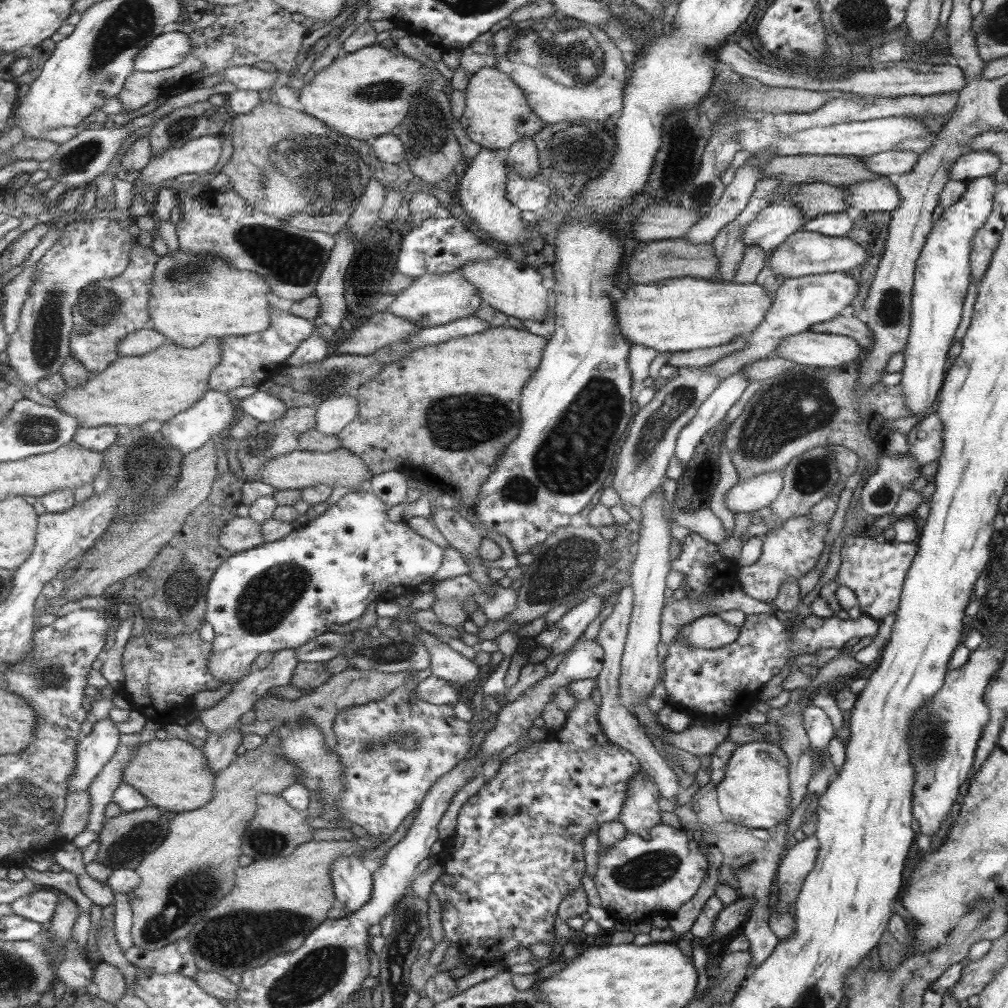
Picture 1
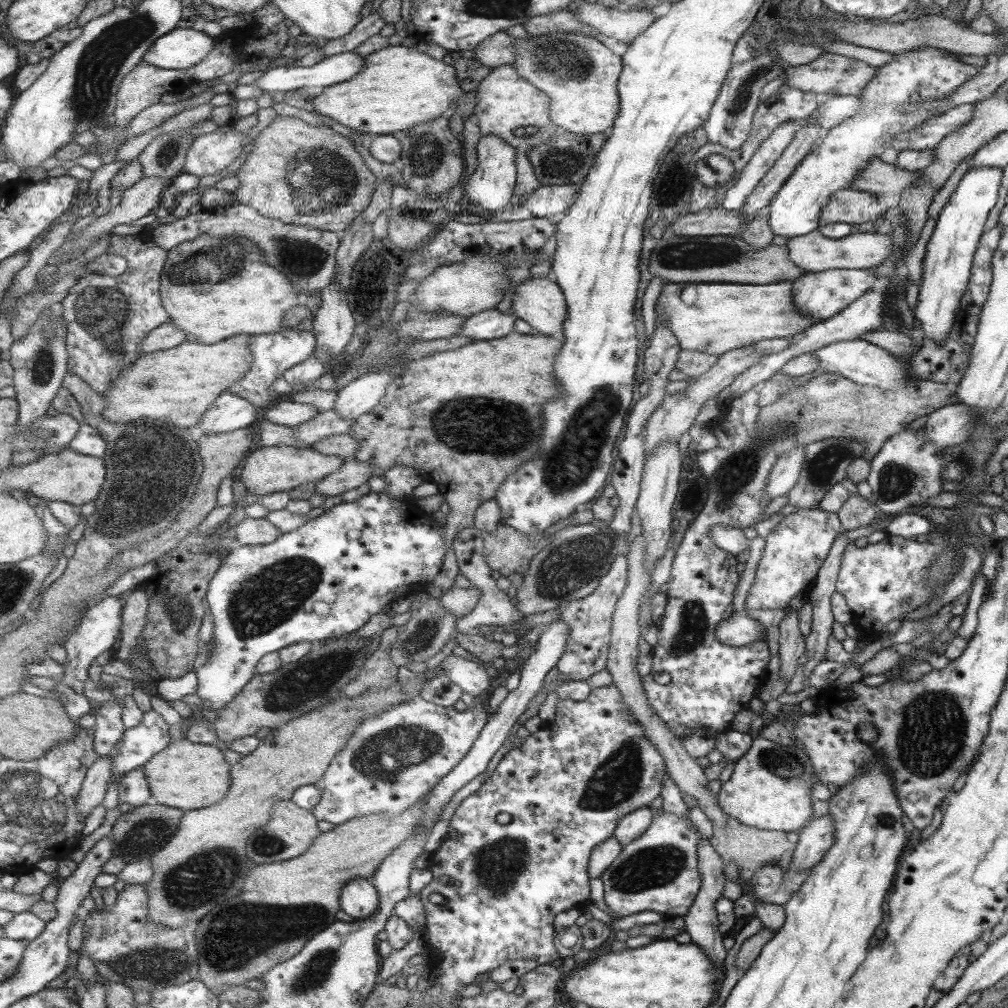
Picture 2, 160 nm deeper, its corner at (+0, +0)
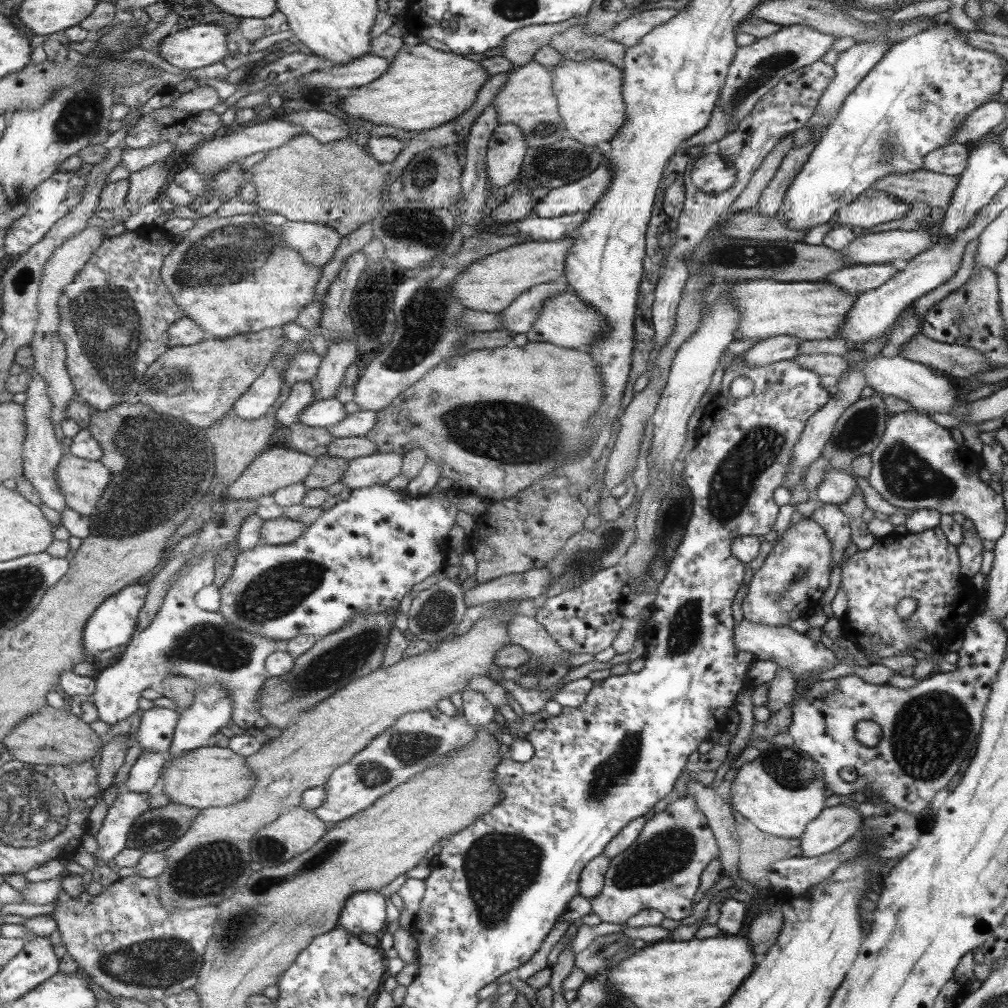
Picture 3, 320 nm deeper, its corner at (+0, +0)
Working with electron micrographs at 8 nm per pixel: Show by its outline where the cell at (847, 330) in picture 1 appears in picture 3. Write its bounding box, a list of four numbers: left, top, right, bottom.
[899,333,988,378]

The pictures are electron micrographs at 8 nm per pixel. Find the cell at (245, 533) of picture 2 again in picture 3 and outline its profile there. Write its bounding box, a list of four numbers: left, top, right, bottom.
[261,514,309,545]

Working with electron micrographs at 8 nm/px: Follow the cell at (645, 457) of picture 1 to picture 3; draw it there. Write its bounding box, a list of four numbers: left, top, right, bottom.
[738,336,801,367]

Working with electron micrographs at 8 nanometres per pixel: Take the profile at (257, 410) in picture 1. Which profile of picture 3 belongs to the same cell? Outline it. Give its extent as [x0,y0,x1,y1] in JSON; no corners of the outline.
[300,396,348,428]

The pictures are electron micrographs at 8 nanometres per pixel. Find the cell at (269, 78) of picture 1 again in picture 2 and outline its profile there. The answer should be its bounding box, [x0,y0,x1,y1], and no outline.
[253,51,366,94]

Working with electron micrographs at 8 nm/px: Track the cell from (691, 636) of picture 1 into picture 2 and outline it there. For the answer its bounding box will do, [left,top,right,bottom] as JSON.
[716,613,766,646]

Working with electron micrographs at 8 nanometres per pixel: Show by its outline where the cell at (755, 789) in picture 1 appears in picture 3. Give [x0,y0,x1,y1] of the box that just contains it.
[729,745,827,838]

